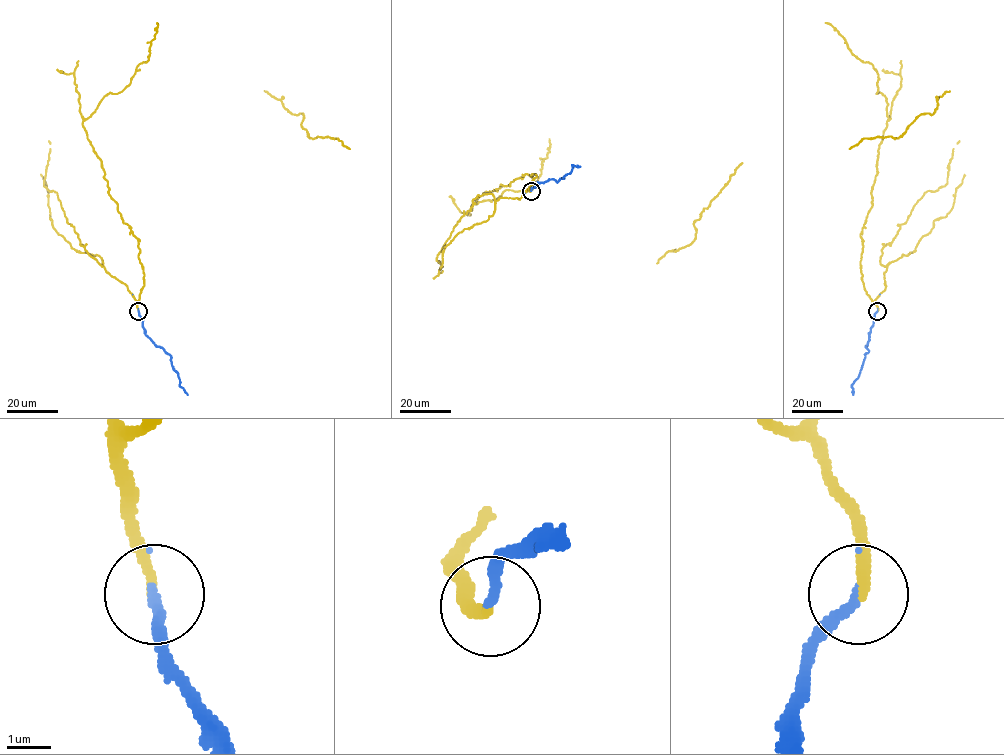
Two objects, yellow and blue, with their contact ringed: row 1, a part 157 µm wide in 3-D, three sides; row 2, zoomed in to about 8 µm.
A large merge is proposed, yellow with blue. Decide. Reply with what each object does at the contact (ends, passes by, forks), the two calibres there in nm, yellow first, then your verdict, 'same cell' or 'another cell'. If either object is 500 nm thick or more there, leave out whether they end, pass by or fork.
yellow ends; blue ends; calibres 240 and 240 nm; same cell

